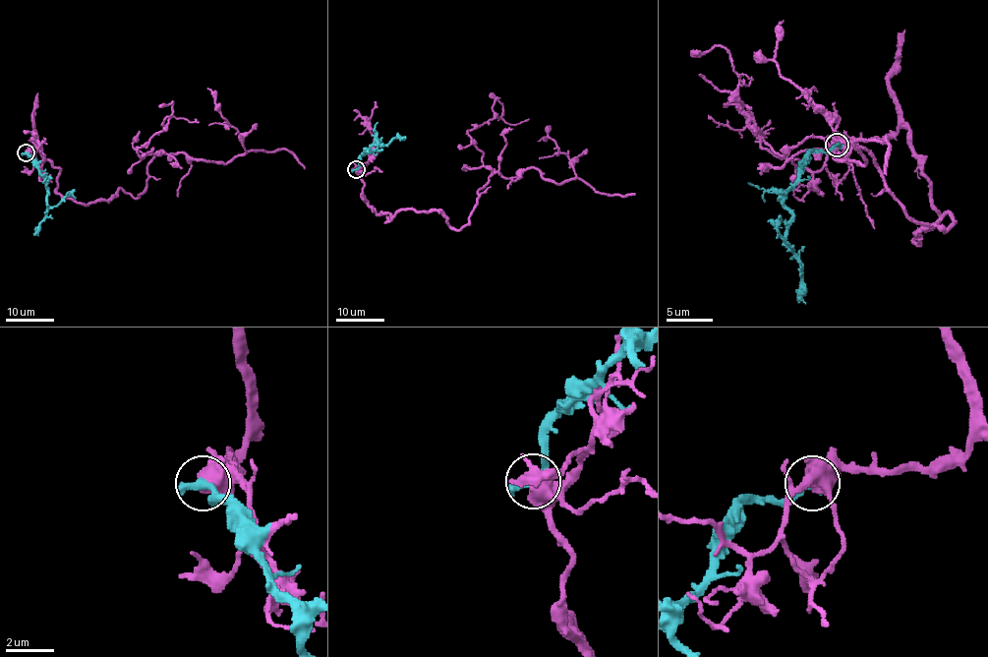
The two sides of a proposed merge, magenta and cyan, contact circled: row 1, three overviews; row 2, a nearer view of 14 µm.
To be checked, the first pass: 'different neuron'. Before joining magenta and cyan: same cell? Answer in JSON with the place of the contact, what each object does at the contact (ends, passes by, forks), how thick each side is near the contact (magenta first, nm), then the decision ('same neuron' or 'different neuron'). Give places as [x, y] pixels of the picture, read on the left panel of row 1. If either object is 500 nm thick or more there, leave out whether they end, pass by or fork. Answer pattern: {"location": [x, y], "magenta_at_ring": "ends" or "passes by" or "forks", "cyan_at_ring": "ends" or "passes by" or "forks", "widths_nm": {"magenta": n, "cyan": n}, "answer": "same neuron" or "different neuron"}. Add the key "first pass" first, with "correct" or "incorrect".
{"first pass": "correct", "location": [26, 152], "widths_nm": {"magenta": 600, "cyan": 400}, "answer": "different neuron"}

